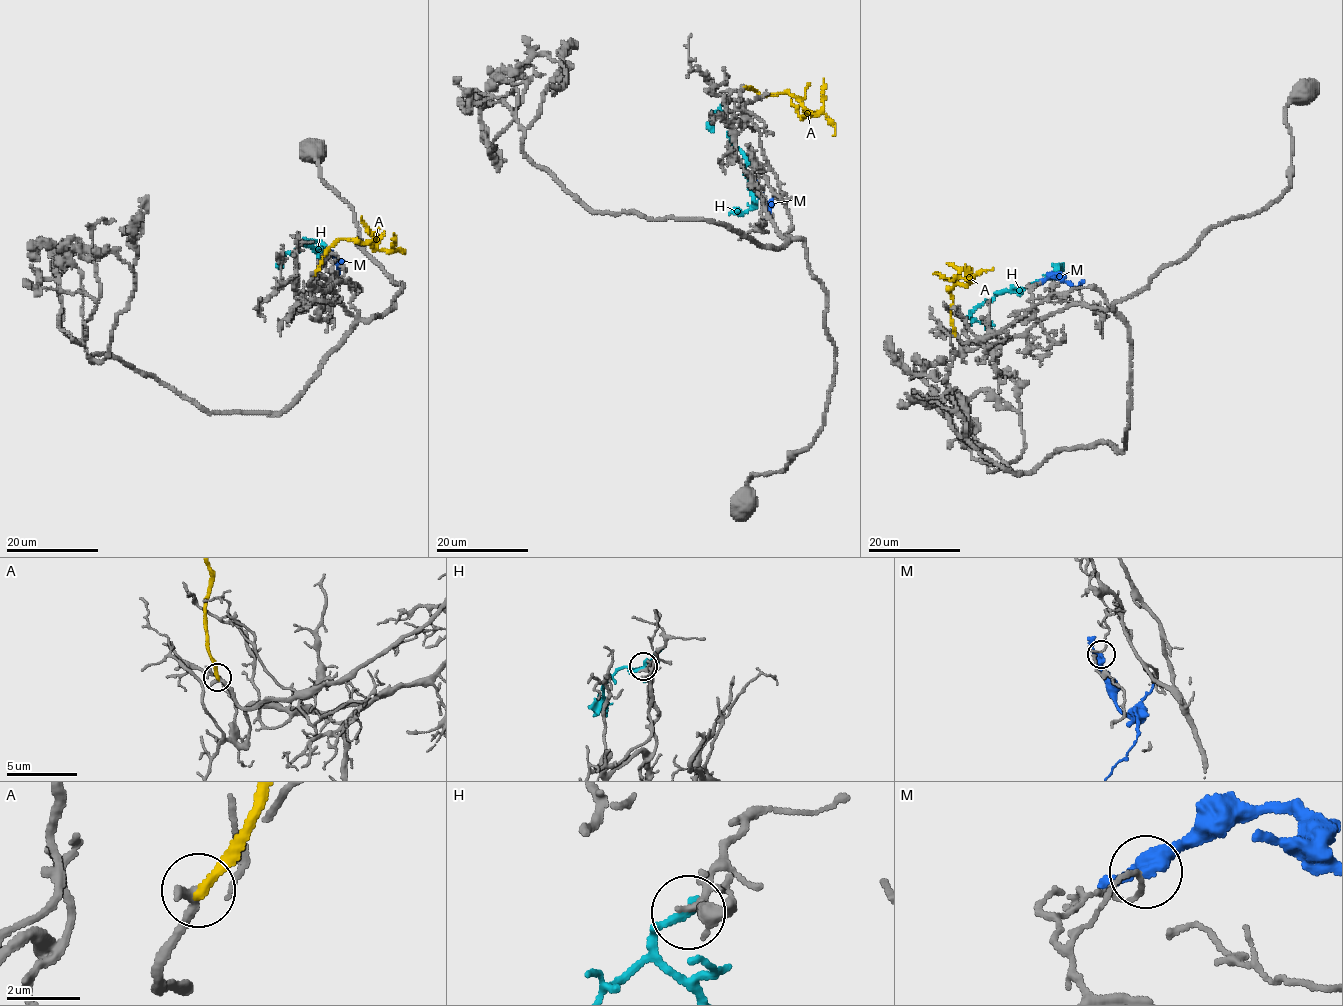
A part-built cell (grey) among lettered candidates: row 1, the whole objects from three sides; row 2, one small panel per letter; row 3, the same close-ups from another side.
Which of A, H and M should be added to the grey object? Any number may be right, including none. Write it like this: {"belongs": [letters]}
{"belongs": []}

